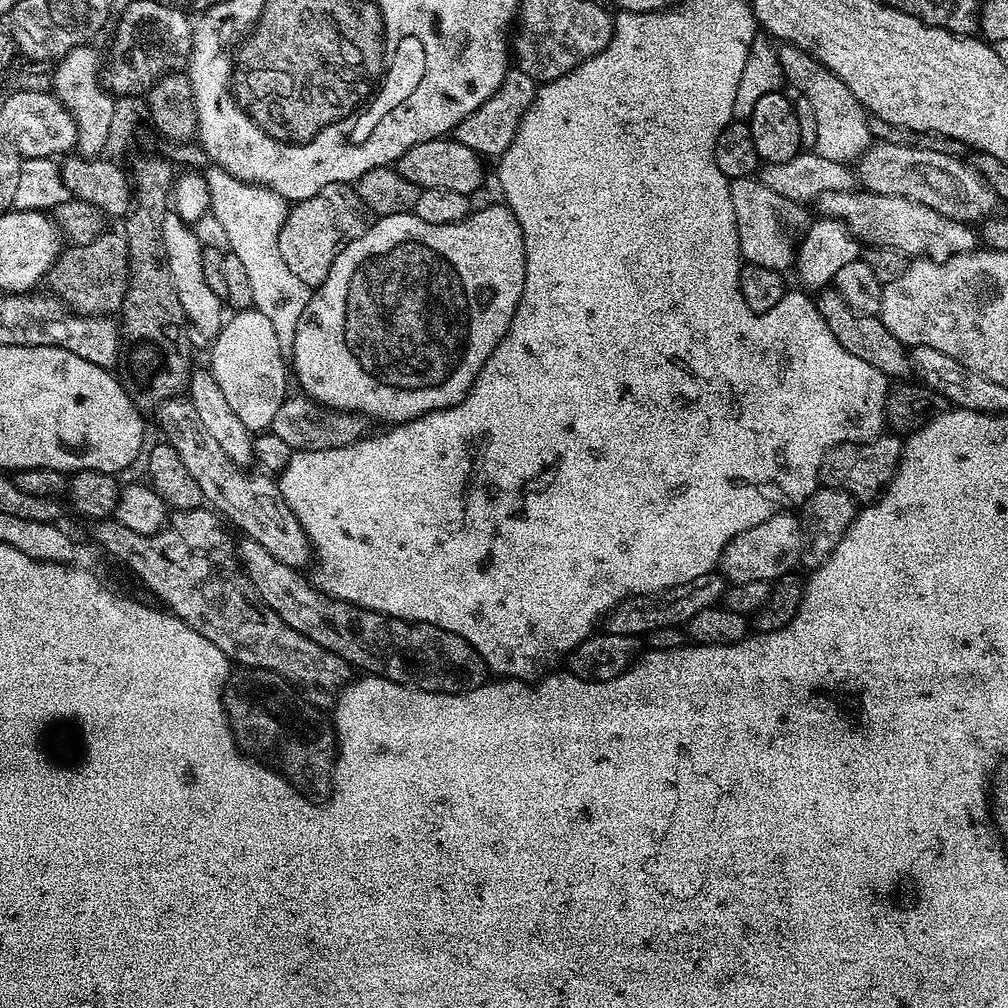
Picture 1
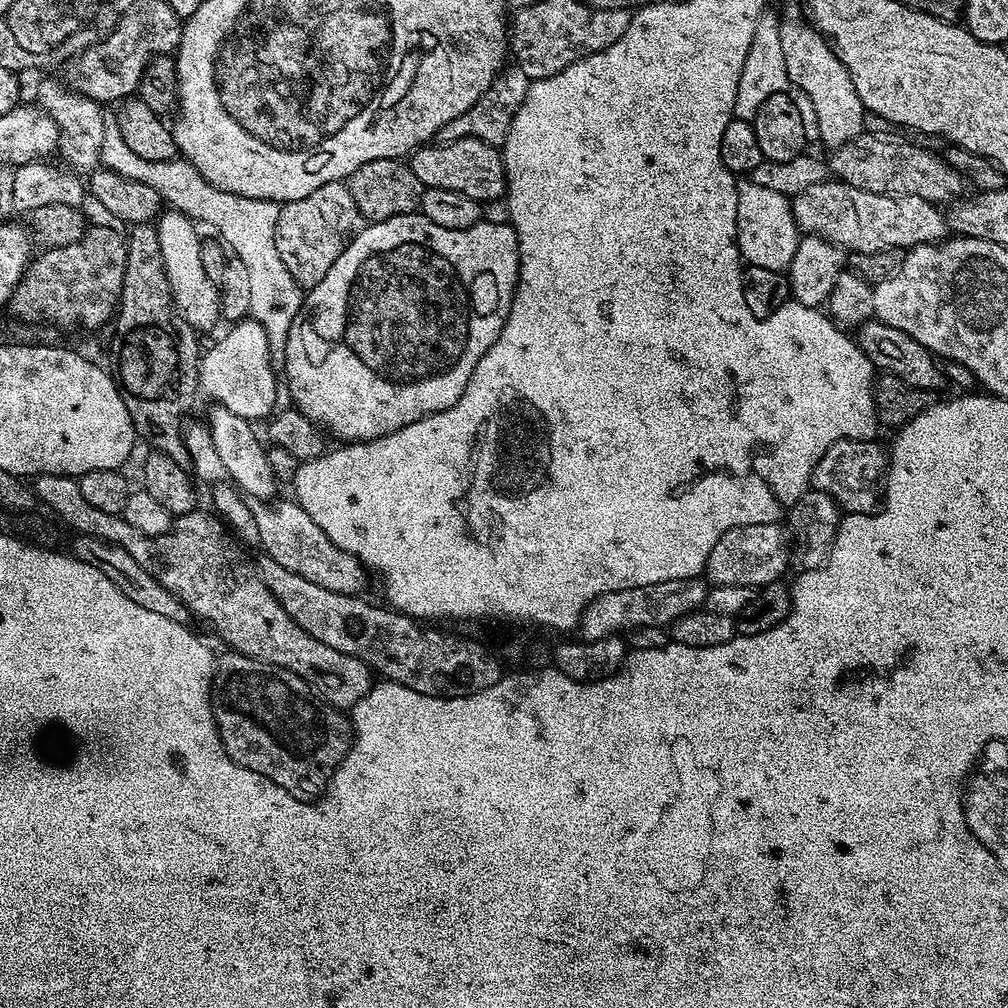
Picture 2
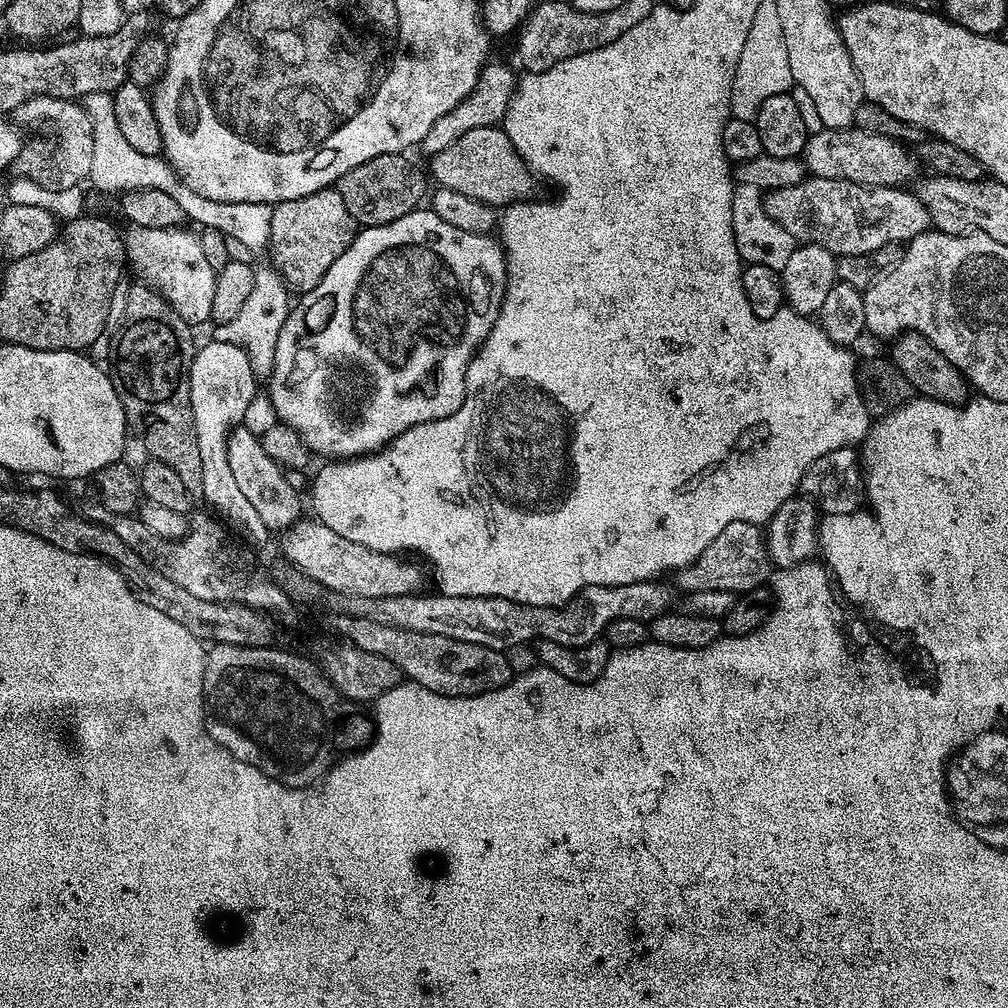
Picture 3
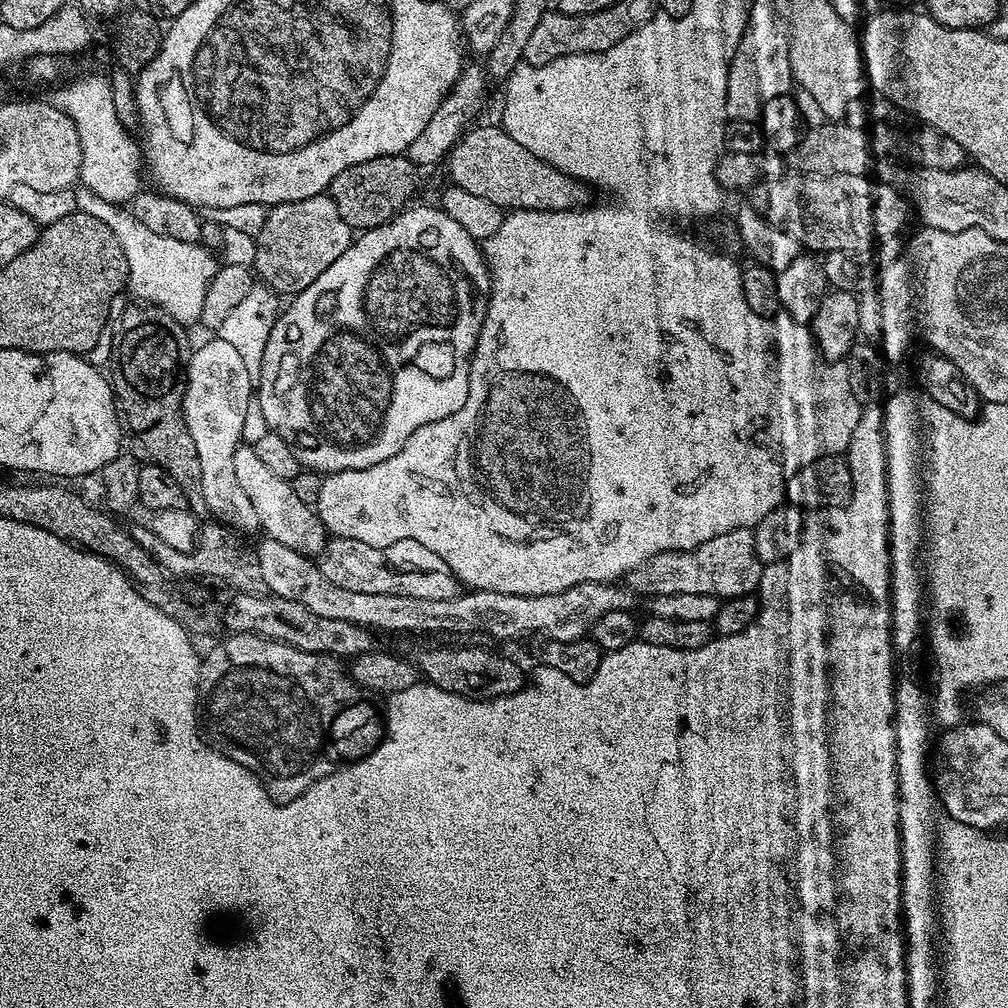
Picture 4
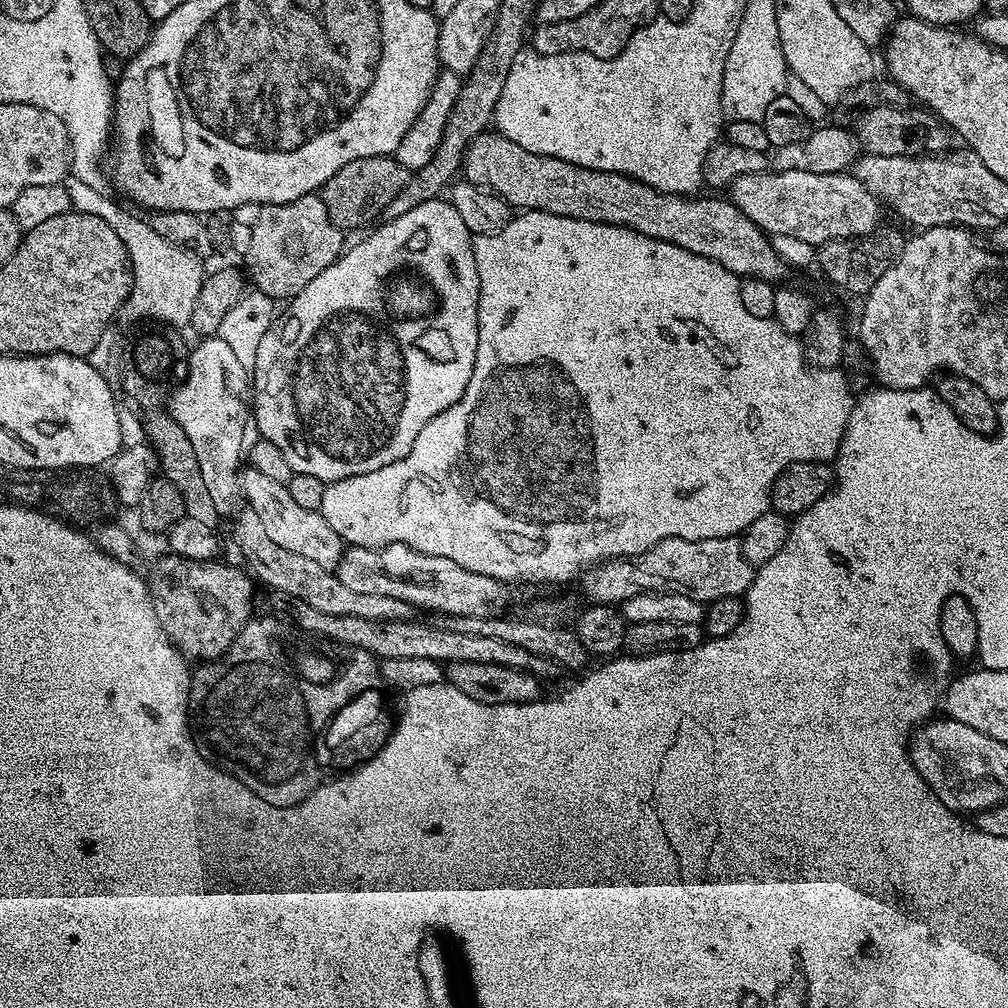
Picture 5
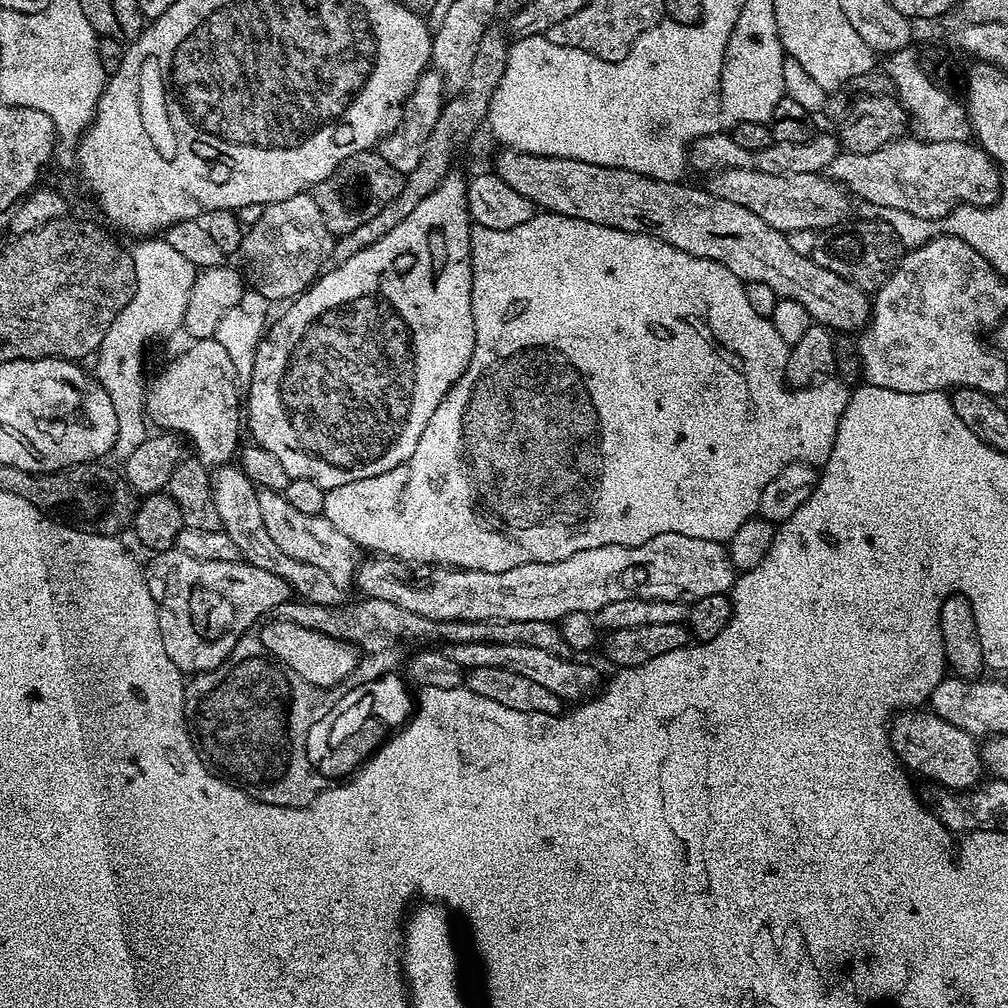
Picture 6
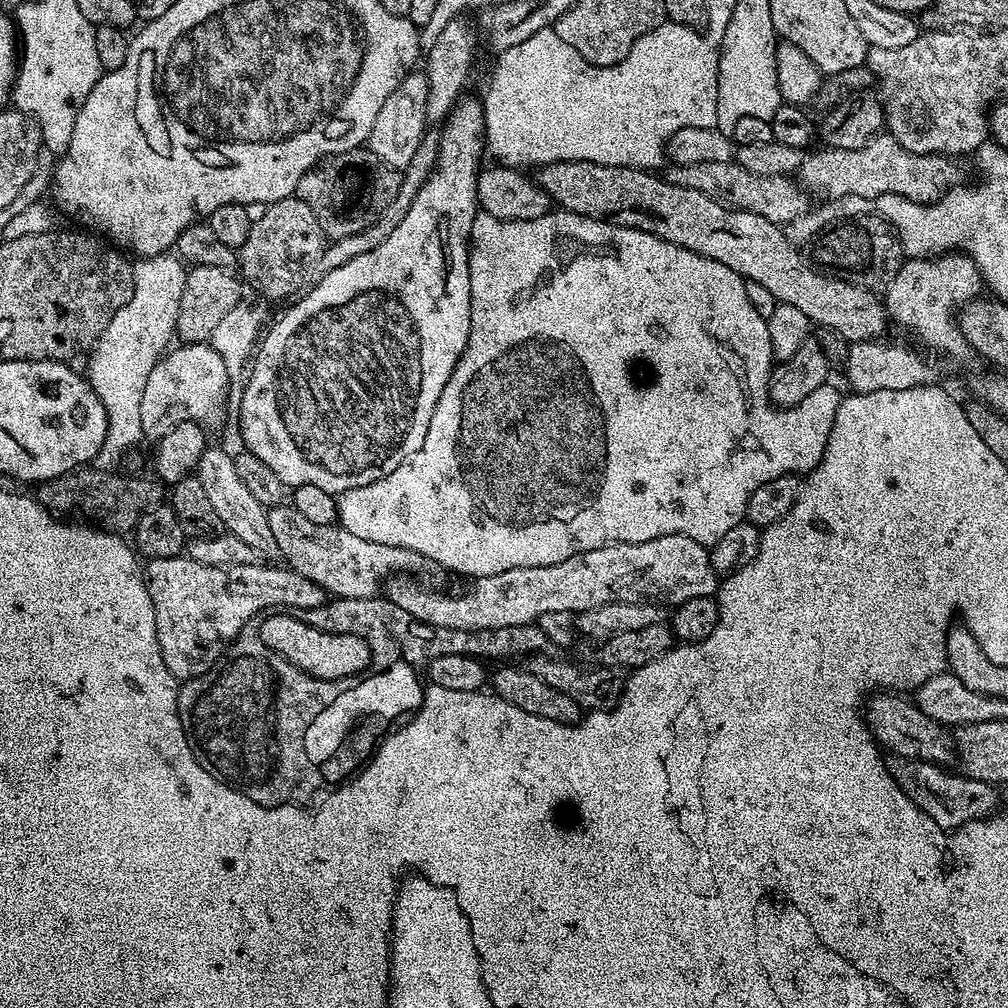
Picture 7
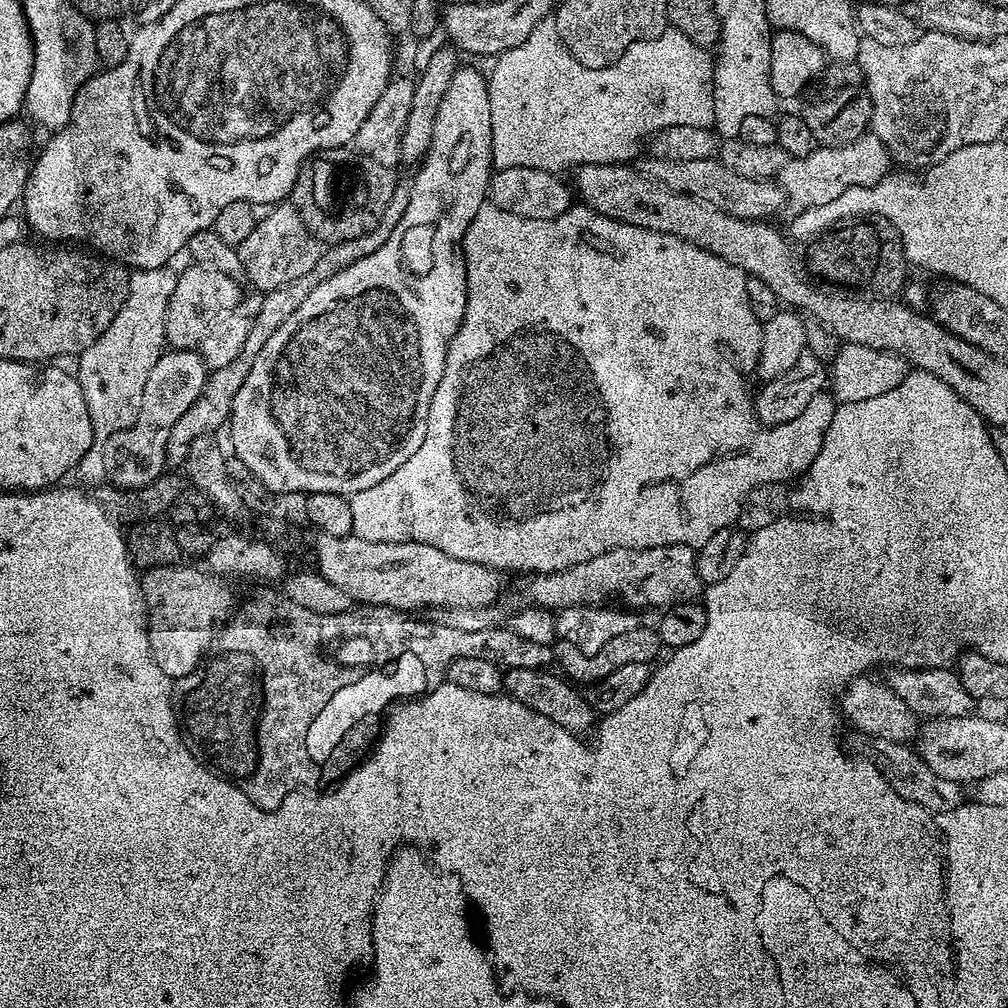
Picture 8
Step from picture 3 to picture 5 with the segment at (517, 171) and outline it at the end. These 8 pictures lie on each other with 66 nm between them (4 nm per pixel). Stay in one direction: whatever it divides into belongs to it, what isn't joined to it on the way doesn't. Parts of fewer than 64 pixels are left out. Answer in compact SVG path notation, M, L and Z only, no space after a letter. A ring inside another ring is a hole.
M495 130L486 131L478 138L474 138L474 142L470 142L464 155L462 176L467 183L479 184L487 191L501 196L504 201L512 205L513 209L549 212L555 216L565 216L575 220L632 228L635 232L641 232L655 240L677 244L682 246L682 250L690 250L702 258L710 258L726 266L726 270L741 278L756 276L759 280L780 282L784 270L786 271L786 263L773 248L773 241L761 232L757 224L750 222L750 218L746 218L746 214L742 214L742 210L738 210L738 206L734 206L728 198L696 200L700 198L693 198L688 194L659 192L641 180L631 180L628 176L617 172L590 170L586 166L571 164L562 158L550 158L534 154L530 150L522 150L518 142L510 142L510 138Z

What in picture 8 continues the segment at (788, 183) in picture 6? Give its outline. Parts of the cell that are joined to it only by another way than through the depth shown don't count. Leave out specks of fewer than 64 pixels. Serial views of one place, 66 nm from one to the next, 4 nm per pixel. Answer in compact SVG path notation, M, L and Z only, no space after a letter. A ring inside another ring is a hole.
M644 158L639 161L638 168L651 180L666 185L670 190L685 192L687 196L698 198L730 216L737 216L743 220L764 220L771 212L783 209L786 204L785 194L775 179L742 178L742 174L726 170L726 166L722 166L716 158L698 162L666 162Z

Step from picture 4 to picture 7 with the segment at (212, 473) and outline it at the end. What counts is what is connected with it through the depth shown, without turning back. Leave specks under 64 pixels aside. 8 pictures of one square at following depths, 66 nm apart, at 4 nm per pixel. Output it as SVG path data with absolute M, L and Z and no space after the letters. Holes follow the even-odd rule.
M208 342L181 343L179 347L173 347L161 356L154 370L150 370L150 378L146 378L146 390L142 390L142 430L152 442L181 422L194 420L208 430L220 428L228 412L230 377L226 362L222 362L220 355Z

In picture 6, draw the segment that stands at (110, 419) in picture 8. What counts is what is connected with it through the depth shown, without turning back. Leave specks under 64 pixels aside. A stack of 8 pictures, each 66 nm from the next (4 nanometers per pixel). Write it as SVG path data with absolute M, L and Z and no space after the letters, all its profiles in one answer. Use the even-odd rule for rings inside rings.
M140 238L131 245L136 289L134 298L126 302L126 306L110 322L110 330L106 330L106 338L102 338L99 352L86 354L78 361L80 367L87 372L94 372L96 381L110 394L110 402L114 402L114 414L118 417L118 434L112 447L111 455L123 462L142 446L142 442L150 435L150 424L146 419L146 379L144 368L140 364L124 364L124 356L132 356L139 348L152 344L155 340L164 340L167 336L178 333L184 326L186 302L190 302L190 286L194 286L194 278L198 269L186 262L174 246L170 246L164 238Z

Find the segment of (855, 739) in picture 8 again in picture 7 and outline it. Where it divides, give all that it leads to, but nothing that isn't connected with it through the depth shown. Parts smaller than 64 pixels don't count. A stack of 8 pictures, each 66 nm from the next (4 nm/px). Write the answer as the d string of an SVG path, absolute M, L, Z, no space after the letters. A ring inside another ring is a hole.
M892 756L891 759L887 761L888 769L890 770L890 774L894 778L894 782L898 782L898 786L904 793L906 794L906 798L910 798L910 802L914 802L914 806L918 806L918 810L920 812L925 812L930 818L934 818L934 822L938 822L938 826L945 830L960 830L963 829L965 824L975 824L982 820L987 820L989 816L993 815L997 811L996 808L996 792L997 789L993 787L993 785L987 784L986 782L982 782L981 780L975 780L974 778L970 778L969 776L965 776L963 774L957 774L955 776L954 773L948 772L952 770L945 770L939 764L931 764L930 762L926 762L925 760L907 760L906 758L902 758L901 756Z

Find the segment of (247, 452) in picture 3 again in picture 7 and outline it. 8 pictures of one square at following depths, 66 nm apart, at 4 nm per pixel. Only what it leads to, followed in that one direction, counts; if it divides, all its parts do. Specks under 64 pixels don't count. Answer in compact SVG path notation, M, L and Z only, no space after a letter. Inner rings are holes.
M291 506L268 508L270 531L278 542L279 559L298 574L310 578L329 597L342 600L371 600L393 574L420 574L426 567L422 554L402 546L382 546L382 542L366 542L336 524L317 526L298 514Z

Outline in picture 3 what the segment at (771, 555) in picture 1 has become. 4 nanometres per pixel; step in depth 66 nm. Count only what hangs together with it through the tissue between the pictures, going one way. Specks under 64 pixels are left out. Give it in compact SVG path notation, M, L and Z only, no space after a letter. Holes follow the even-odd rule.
M730 522L726 530L702 550L702 554L694 563L675 573L674 580L684 587L685 593L698 590L726 590L743 594L763 588L769 583L774 572L772 559L768 557L768 547L764 541L765 529L758 524L750 522Z

